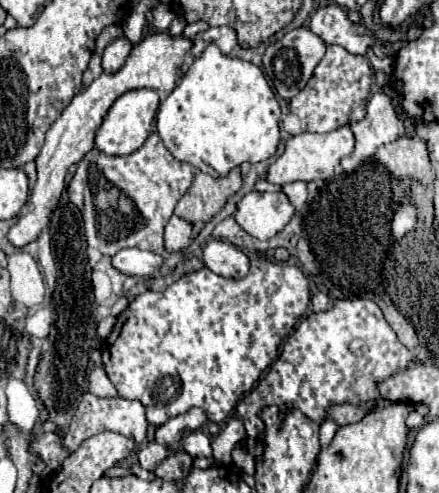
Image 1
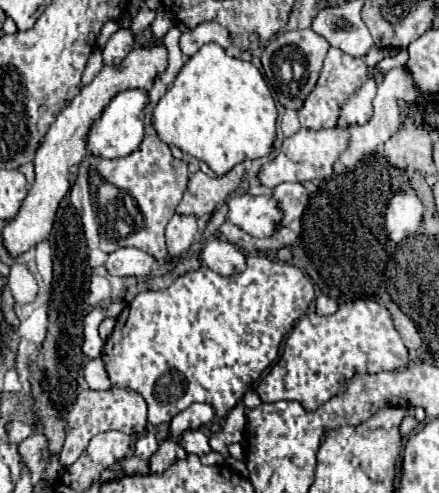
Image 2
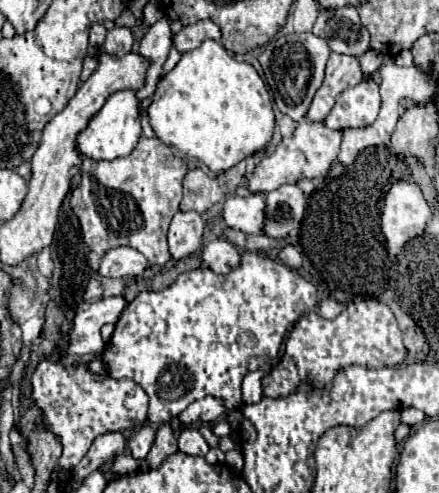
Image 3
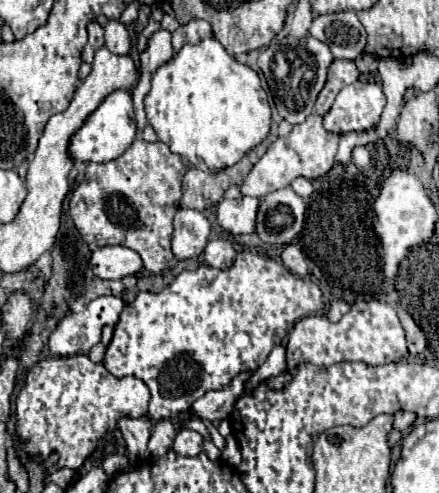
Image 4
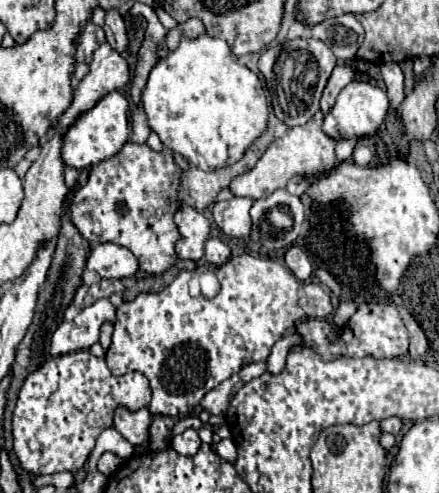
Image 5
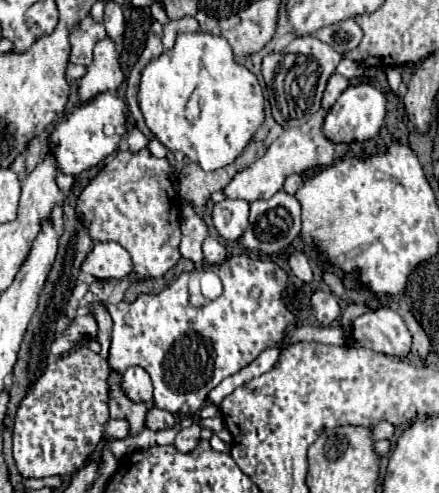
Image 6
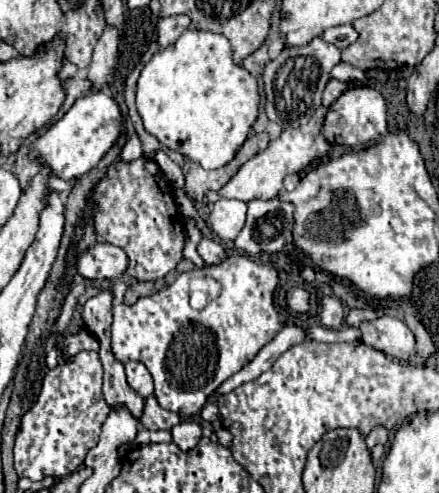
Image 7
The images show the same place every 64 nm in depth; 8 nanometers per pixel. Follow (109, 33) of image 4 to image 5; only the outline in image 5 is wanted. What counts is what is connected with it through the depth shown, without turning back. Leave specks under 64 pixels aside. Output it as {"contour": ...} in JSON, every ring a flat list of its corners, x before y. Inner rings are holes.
{"contour":[[106,10,106,22,104,22,104,32,106,32,106,42,118,50,124,52,128,38,126,38,126,28,124,28,124,20,120,16,118,10]]}

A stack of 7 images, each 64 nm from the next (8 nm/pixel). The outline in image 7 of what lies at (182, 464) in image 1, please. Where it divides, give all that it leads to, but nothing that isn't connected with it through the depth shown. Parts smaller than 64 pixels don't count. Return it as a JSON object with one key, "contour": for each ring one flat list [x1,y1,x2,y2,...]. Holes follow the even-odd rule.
{"contour":[[148,396,148,400,144,400,144,412,140,422,148,430,170,430,174,424,180,422,180,416,168,412,166,408,160,408,160,404,156,404,156,398]]}

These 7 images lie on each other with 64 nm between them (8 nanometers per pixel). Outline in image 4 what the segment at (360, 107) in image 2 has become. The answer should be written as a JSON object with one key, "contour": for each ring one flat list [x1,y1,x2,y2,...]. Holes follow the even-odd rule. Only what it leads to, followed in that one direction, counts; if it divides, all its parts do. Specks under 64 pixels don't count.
{"contour":[[358,80,340,90,334,106,323,117,323,126,332,134,370,130,380,122,384,104,384,92,378,84]]}

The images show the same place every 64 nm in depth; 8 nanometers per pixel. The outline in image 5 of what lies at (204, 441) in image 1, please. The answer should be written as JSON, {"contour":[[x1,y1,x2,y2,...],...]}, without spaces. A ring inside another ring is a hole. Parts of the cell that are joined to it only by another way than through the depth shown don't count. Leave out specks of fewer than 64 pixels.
{"contour":[[188,428,188,430,184,430,182,434,174,436,174,440,172,440,170,446,172,446,178,454,192,456,192,454,198,452,200,444,202,444,202,442,200,442,200,438,198,438,198,432,196,432,194,428]]}

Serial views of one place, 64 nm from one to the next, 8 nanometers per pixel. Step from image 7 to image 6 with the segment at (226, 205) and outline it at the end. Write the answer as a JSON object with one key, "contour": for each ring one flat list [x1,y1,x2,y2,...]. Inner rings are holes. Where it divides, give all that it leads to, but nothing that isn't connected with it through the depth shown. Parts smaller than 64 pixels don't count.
{"contour":[[222,200,212,210,214,228,226,240,238,240,248,226,248,202,246,200]]}

